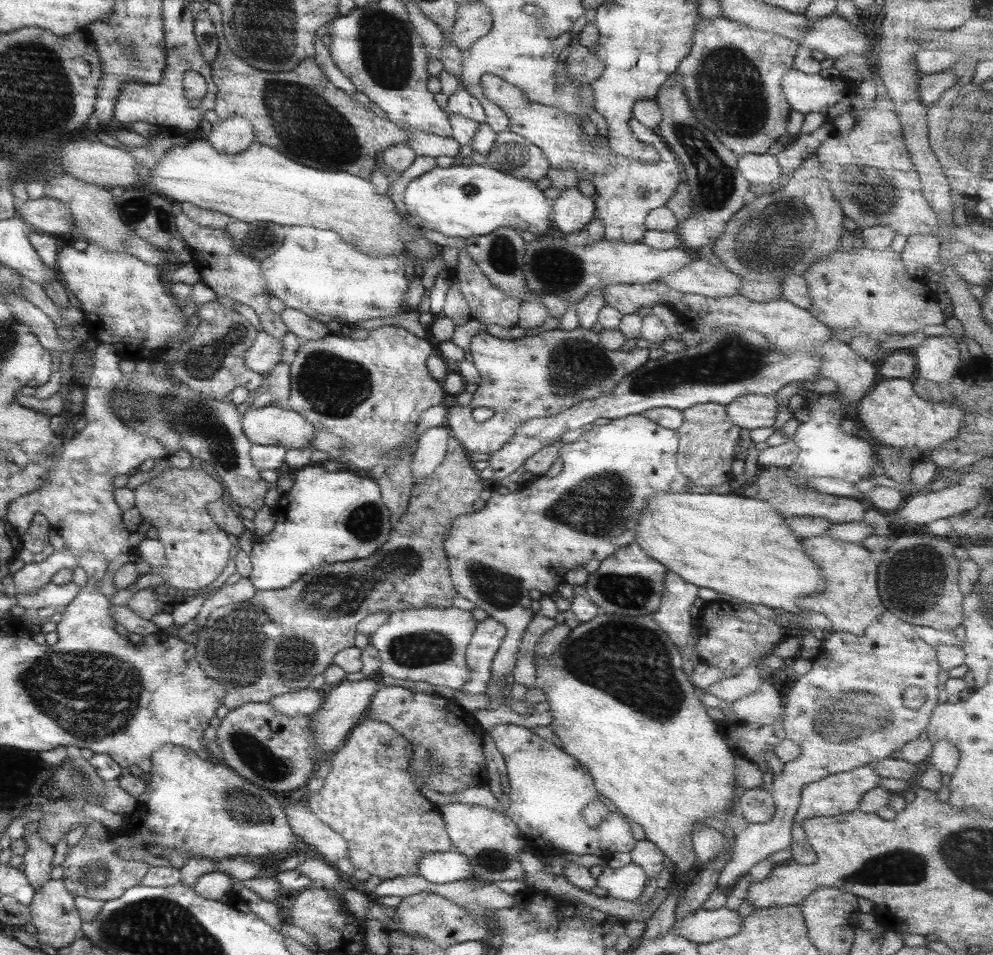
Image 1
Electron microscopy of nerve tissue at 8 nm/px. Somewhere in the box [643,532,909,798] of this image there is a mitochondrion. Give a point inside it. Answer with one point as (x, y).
(836, 722)

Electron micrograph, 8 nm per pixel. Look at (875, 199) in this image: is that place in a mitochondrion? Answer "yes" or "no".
yes

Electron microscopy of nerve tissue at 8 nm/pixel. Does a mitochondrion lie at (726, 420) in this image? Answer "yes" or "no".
no

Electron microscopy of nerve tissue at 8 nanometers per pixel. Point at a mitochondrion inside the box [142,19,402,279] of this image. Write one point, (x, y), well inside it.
(290, 105)

